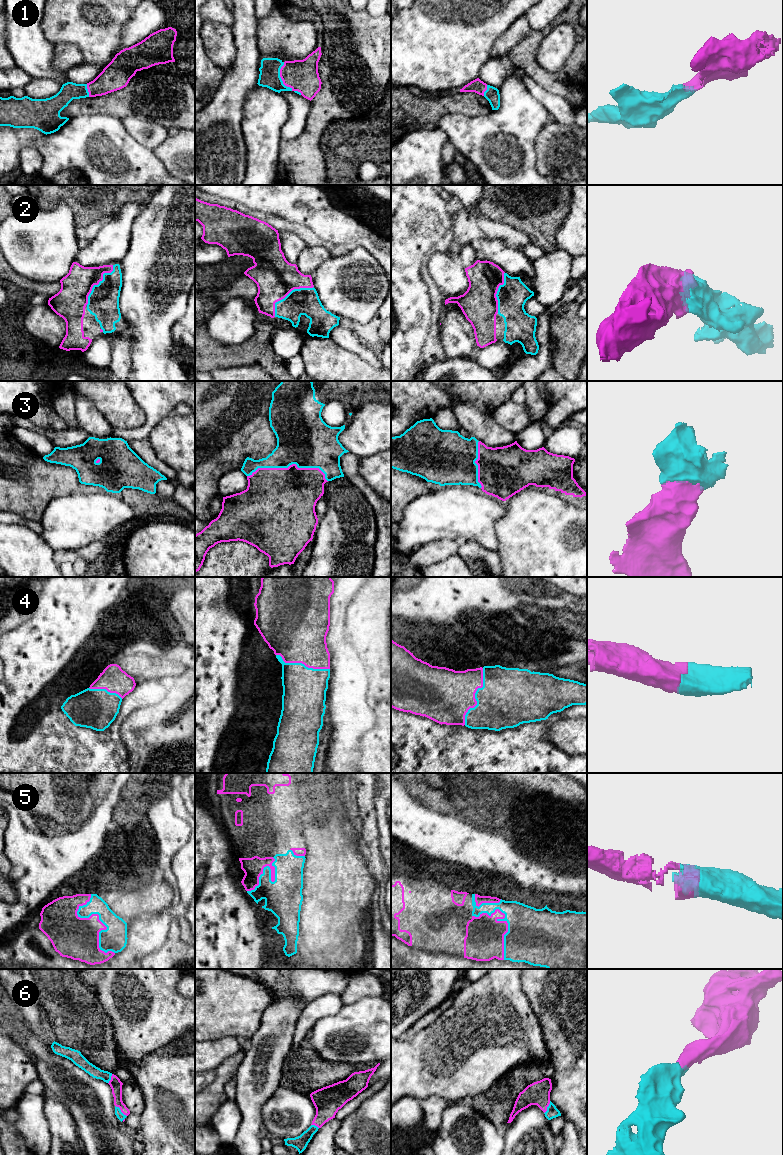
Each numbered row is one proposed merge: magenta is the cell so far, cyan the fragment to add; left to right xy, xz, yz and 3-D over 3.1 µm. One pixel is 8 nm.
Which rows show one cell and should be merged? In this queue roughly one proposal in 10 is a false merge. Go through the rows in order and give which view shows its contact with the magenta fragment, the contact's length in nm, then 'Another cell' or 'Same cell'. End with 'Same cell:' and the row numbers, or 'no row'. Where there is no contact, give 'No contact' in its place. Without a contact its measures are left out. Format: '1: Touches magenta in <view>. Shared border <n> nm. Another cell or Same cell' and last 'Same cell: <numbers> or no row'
1: Touches magenta in xz. Shared border 240 nm. Same cell
2: Touches magenta in xz. Shared border 400 nm. Same cell
3: Touches magenta in xz. Shared border 650 nm. Same cell
4: Touches magenta in yz. Shared border 480 nm. Same cell
5: Touches magenta in xy. Shared border 500 nm. Same cell
6: Touches magenta in xy. Shared border 130 nm. Same cell
Same cell: 1, 2, 3, 4, 5, 6

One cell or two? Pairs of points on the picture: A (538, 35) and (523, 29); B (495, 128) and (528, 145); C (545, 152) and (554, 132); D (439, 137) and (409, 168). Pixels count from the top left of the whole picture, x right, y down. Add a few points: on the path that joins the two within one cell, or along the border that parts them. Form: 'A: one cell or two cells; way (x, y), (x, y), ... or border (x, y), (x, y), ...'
A: two cells; border (531, 29), (513, 48)
B: one cell; way (503, 130), (505, 132), (513, 132), (520, 138)
C: one cell; way (550, 147), (554, 143), (554, 137)
D: one cell; way (431, 145), (416, 160)

